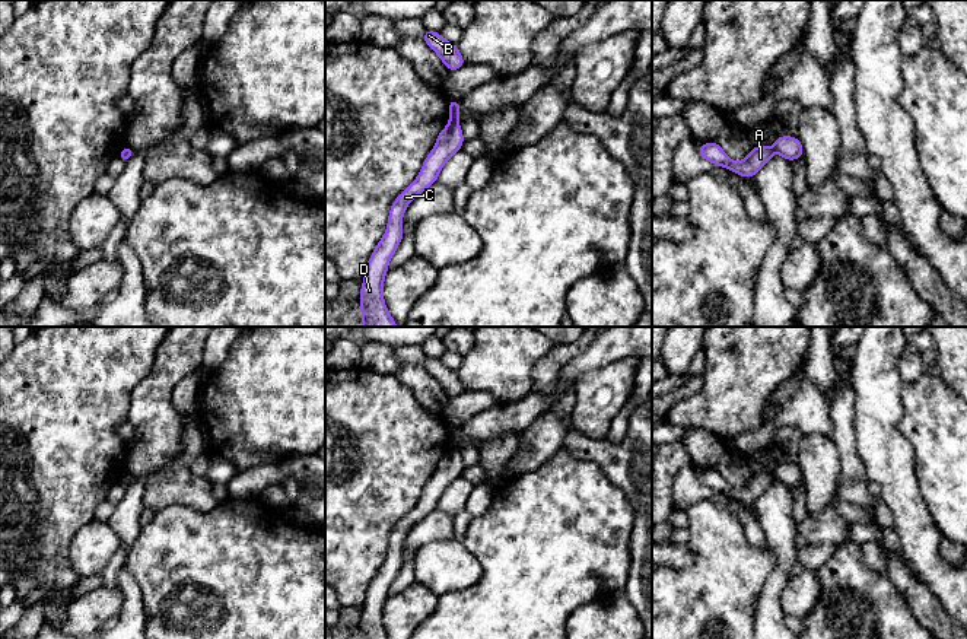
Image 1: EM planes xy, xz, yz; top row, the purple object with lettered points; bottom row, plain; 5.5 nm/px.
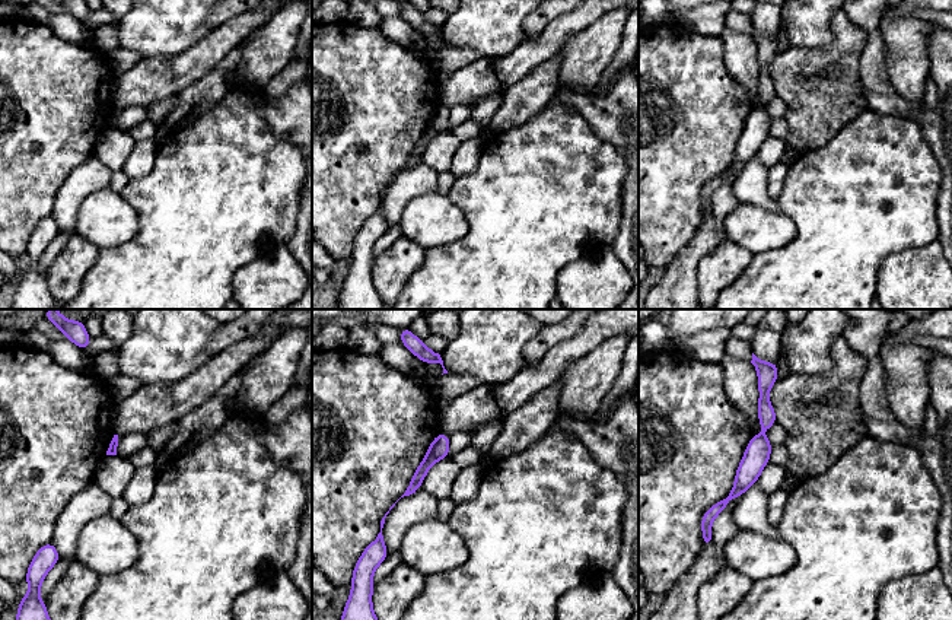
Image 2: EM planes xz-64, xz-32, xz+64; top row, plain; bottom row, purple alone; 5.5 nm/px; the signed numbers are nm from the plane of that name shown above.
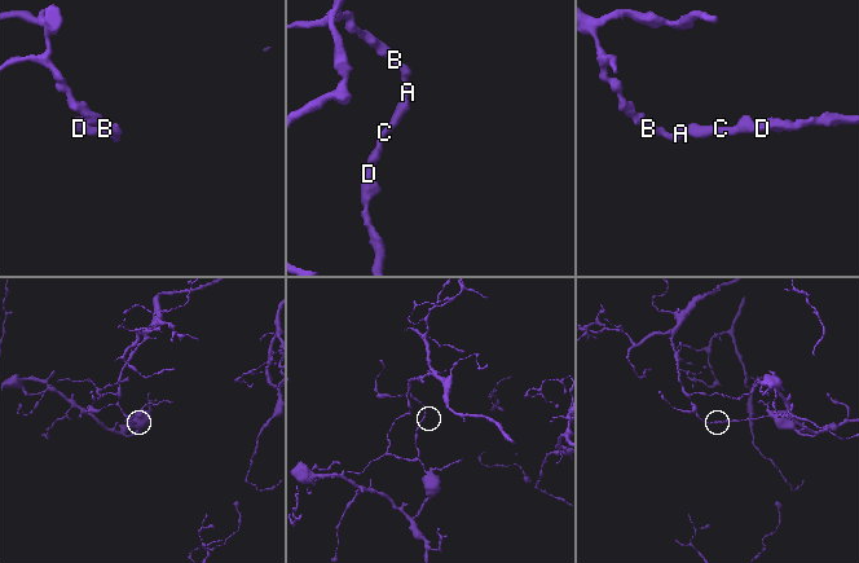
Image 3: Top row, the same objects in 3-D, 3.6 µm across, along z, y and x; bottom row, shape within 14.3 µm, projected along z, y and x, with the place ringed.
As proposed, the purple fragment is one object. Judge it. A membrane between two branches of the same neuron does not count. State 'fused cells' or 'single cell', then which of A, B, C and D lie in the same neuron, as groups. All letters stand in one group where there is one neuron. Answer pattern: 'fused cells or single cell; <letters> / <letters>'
fused cells; A B / C D

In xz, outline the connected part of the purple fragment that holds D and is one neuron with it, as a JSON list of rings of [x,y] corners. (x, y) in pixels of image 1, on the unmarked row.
[[[449,449],[439,460],[436,471],[424,486],[416,508],[408,512],[392,530],[387,559],[378,569],[366,591],[366,600],[359,624],[362,639],[388,639],[382,623],[382,611],[388,598],[389,585],[394,582],[404,563],[401,547],[405,534],[416,522],[438,508],[442,493],[455,479],[461,477],[464,468],[459,449]]]

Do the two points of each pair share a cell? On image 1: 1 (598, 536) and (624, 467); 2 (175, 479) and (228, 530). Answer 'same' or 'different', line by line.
1: different
2: different

